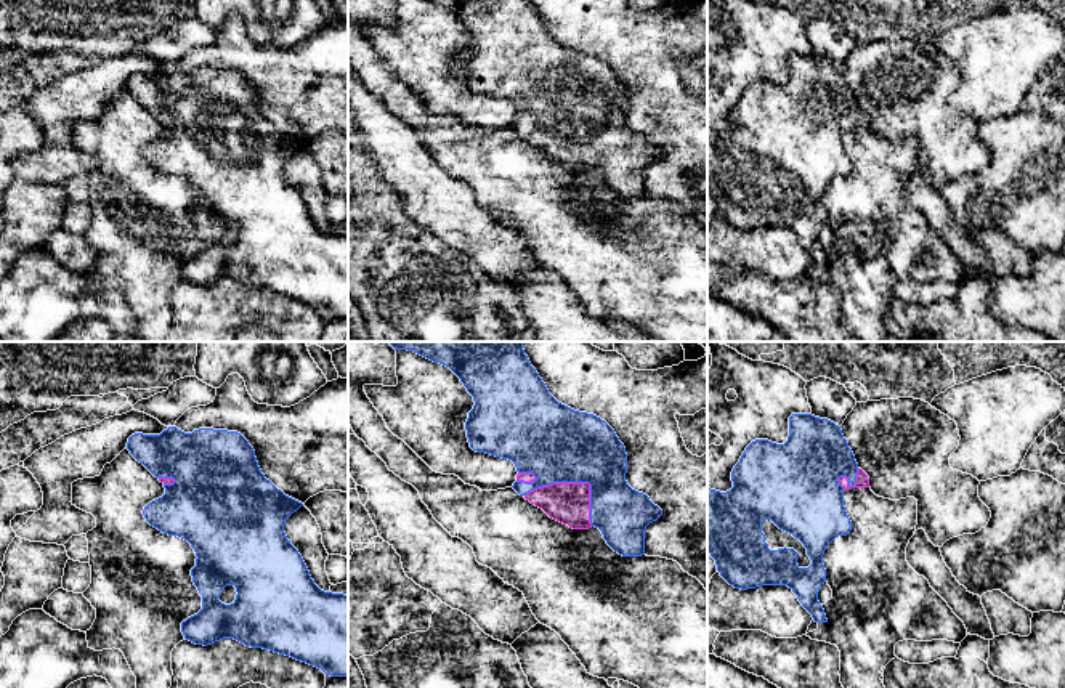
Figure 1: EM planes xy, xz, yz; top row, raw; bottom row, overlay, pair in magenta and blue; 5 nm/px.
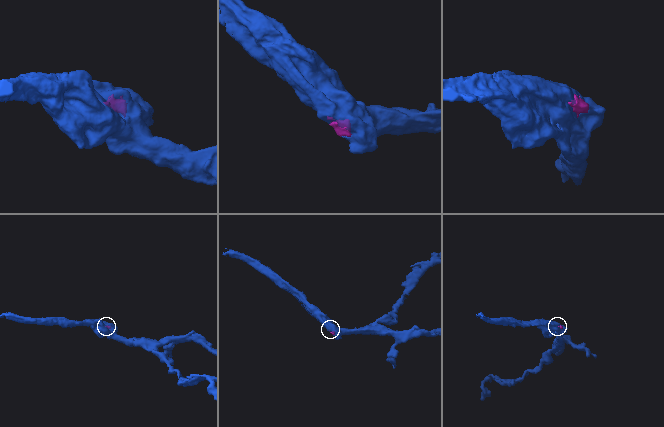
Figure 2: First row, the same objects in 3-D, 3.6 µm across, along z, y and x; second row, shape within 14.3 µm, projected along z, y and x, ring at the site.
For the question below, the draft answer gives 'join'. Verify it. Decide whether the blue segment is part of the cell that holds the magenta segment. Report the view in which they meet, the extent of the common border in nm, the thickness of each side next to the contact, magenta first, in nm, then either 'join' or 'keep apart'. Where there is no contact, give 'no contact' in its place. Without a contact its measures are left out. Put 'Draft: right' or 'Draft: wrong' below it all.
contact in xz; length 380 nm; calibres 200 and 380 nm; join
Draft: right

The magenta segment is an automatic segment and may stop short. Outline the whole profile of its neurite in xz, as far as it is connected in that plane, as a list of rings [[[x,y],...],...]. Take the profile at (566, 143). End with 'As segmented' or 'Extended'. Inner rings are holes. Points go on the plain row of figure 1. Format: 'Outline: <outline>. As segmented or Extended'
Outline: [[[430,0],[449,8],[473,37],[475,47],[465,63],[470,88],[508,99],[516,107],[513,130],[542,149],[550,159],[573,170],[598,168],[606,184],[622,197],[645,196],[645,170],[662,151],[626,122],[627,95],[614,71],[600,58],[558,43],[529,0]]]. Extended

